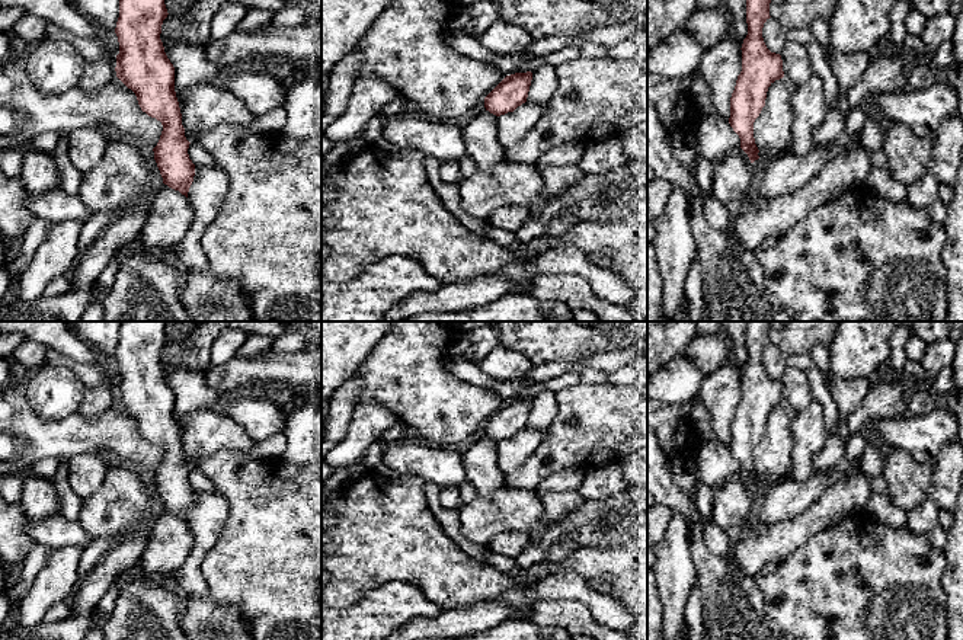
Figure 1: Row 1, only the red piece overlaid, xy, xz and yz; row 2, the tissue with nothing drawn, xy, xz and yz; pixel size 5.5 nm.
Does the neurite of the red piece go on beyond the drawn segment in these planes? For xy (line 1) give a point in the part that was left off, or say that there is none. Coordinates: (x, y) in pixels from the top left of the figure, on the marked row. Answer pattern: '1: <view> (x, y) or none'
1: none

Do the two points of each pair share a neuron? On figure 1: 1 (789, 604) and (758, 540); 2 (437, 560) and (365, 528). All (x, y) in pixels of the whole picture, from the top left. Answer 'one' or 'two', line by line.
1: two
2: one

